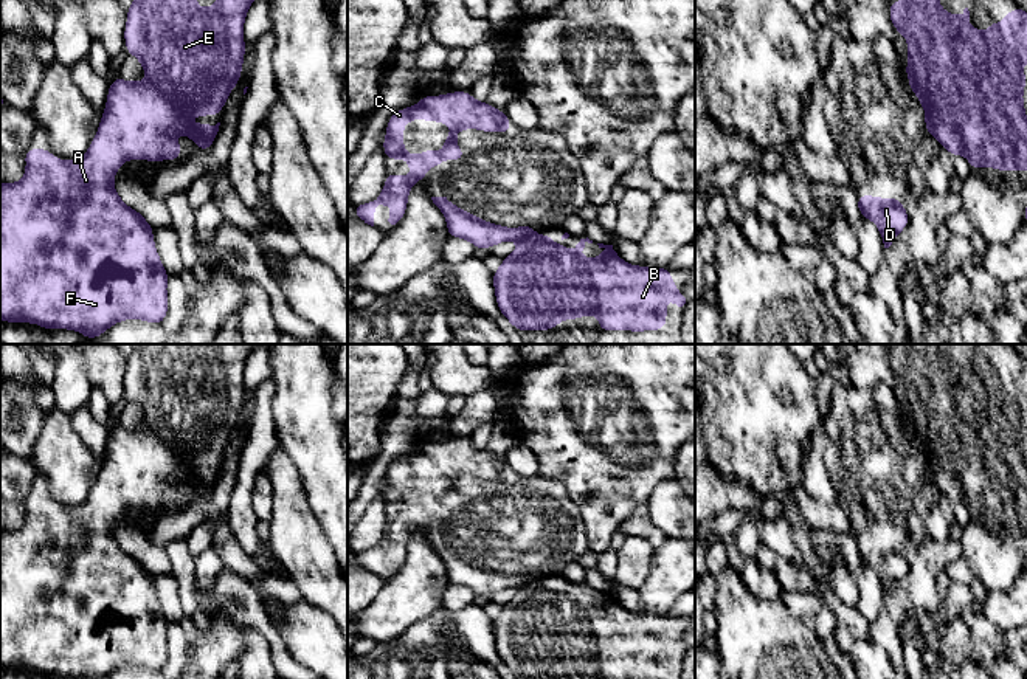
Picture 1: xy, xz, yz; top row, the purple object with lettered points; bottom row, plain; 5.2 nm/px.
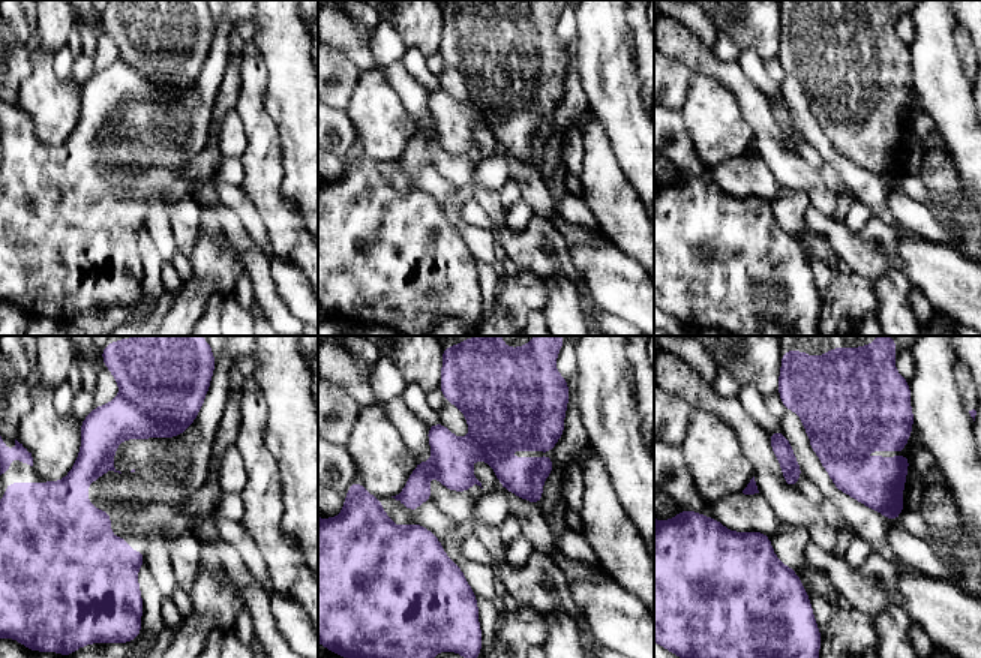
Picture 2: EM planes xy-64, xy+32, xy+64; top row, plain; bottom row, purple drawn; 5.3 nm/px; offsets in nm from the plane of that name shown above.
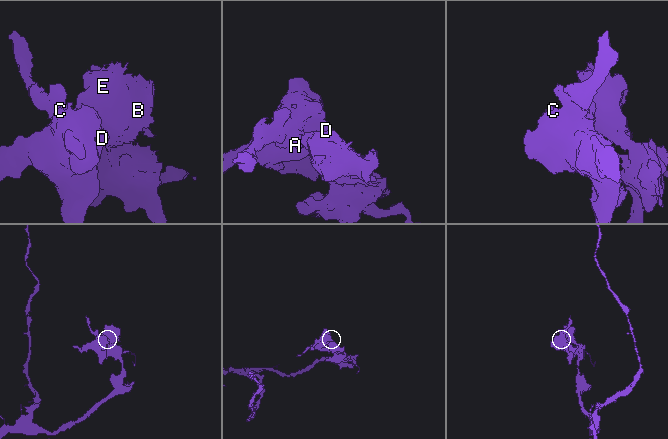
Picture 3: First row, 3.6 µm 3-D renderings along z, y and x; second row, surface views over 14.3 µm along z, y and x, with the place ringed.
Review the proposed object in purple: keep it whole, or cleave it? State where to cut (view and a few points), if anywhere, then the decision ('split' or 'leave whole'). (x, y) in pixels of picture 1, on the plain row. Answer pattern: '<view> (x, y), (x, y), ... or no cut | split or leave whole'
xy (149, 425), (183, 468), (183, 479) | split

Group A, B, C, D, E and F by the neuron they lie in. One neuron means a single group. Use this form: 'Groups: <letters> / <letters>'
Groups: A C D F / B E

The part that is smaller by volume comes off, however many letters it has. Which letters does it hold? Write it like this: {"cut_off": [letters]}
{"cut_off": ["A", "C", "D", "F"]}

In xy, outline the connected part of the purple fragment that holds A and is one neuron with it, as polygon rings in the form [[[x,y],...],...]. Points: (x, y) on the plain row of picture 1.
[[[118,423],[110,429],[105,457],[101,464],[99,476],[90,490],[87,501],[71,508],[56,505],[50,496],[28,496],[25,499],[26,518],[19,530],[0,530],[0,667],[5,670],[31,670],[48,676],[68,676],[76,679],[105,679],[113,671],[124,667],[144,667],[160,671],[168,662],[168,619],[163,614],[155,595],[152,577],[154,574],[135,557],[129,555],[113,535],[113,524],[126,507],[180,507],[180,487],[172,487],[172,481],[183,481],[185,468],[177,460],[171,448],[152,429],[137,428],[127,429]]]

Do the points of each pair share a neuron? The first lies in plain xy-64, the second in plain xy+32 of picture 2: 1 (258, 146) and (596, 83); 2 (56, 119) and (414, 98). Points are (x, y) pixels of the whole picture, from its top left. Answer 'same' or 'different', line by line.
1: different
2: different

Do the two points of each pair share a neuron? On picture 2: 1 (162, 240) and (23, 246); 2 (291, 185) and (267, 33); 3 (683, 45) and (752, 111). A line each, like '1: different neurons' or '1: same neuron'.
1: different neurons
2: same neuron
3: same neuron

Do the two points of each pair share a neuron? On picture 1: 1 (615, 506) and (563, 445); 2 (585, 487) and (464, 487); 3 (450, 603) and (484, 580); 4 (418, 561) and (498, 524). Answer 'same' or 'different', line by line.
1: same
2: different
3: different
4: different

